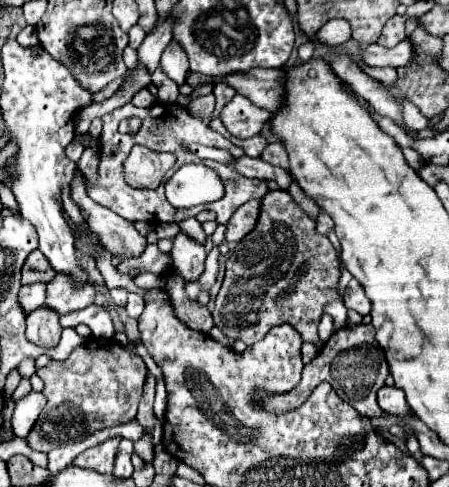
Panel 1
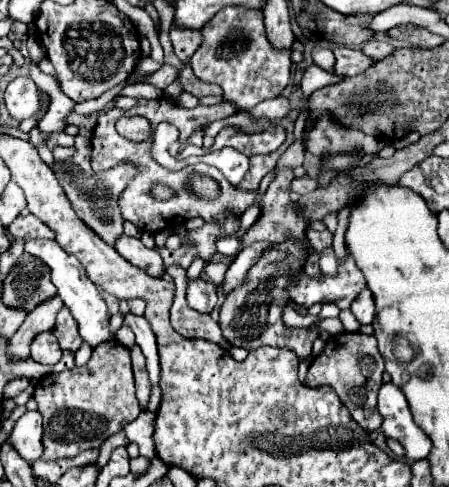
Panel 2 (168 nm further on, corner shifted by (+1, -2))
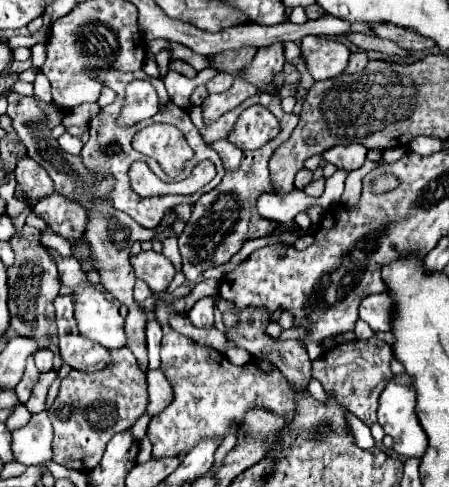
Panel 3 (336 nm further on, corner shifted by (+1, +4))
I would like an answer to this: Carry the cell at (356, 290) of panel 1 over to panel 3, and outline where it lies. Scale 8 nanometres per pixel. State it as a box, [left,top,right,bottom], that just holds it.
[360,293,392,331]

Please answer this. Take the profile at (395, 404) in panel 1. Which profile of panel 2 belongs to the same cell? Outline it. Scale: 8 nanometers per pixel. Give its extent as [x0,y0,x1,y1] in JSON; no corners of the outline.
[378,383,430,461]

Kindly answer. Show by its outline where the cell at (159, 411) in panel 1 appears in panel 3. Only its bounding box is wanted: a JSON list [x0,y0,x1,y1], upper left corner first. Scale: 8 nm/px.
[146,321,162,369]

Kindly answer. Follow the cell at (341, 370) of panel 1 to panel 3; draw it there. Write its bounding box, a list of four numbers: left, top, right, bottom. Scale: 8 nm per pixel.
[312,337,392,427]

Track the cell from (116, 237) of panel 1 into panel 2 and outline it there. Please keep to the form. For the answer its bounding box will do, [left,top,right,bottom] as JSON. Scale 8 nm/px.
[116,235,166,277]

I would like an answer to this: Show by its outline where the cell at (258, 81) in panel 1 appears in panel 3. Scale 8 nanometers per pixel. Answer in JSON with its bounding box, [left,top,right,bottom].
[322,145,366,171]

